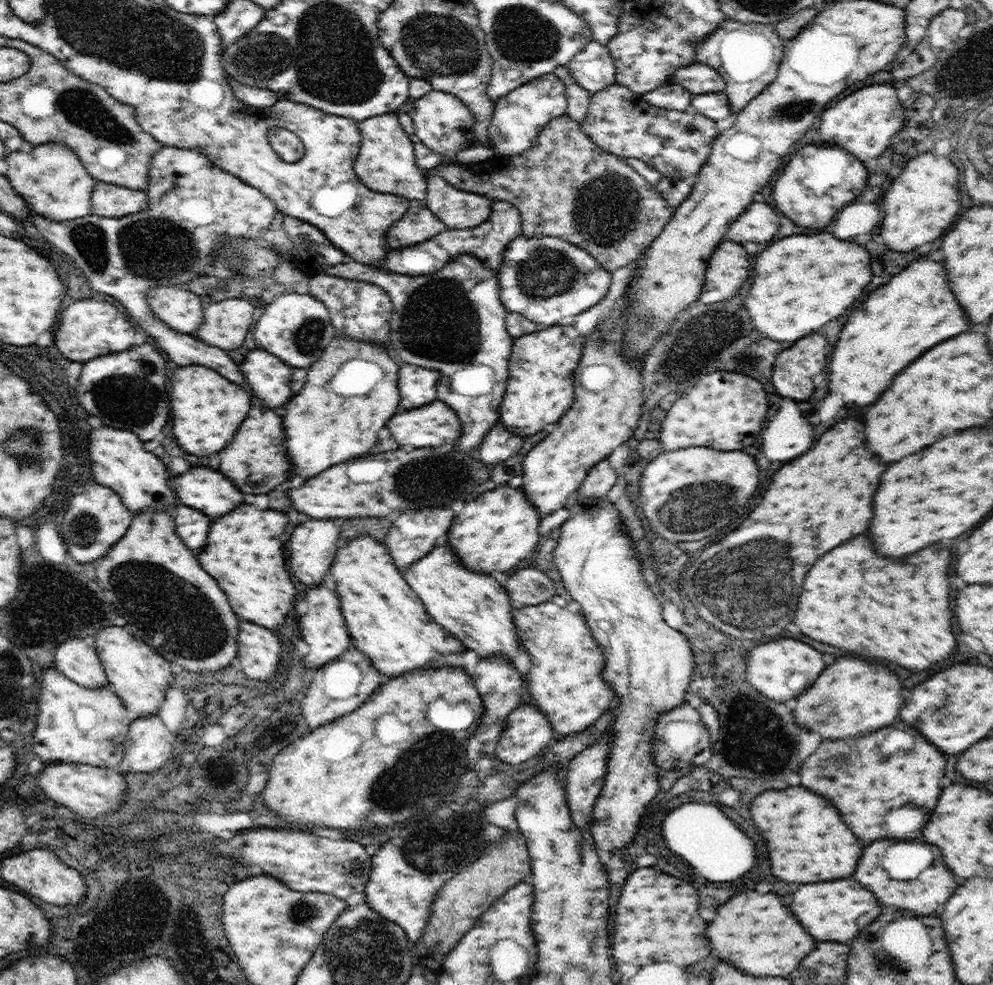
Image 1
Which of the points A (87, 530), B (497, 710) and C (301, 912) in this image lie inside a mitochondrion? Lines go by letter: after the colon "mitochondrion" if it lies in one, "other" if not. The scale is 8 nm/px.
A: mitochondrion
B: other
C: mitochondrion

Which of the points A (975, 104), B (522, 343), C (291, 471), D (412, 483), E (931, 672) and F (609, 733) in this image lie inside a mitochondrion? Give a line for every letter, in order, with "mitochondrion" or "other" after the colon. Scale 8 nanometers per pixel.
A: mitochondrion
B: other
C: other
D: mitochondrion
E: other
F: other

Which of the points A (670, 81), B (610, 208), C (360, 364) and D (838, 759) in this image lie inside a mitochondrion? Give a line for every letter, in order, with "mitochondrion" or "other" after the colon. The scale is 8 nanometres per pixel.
A: other
B: mitochondrion
C: other
D: mitochondrion

